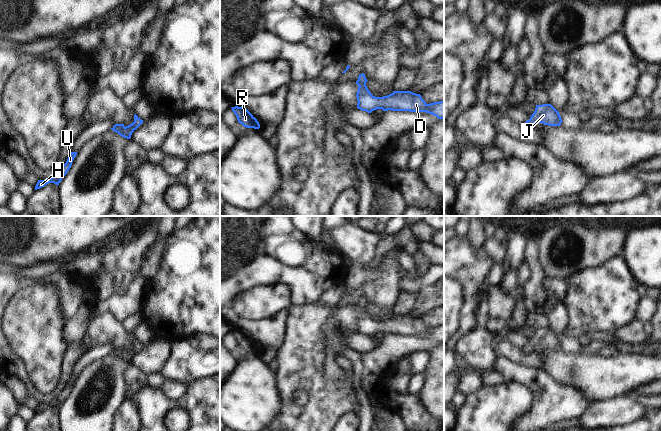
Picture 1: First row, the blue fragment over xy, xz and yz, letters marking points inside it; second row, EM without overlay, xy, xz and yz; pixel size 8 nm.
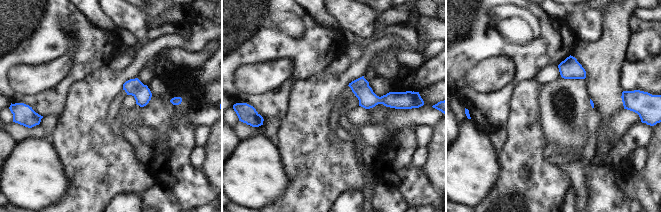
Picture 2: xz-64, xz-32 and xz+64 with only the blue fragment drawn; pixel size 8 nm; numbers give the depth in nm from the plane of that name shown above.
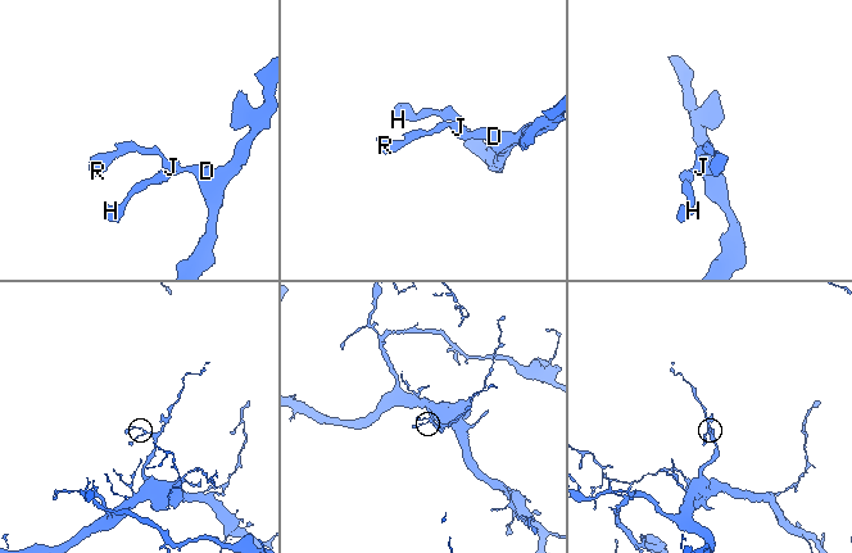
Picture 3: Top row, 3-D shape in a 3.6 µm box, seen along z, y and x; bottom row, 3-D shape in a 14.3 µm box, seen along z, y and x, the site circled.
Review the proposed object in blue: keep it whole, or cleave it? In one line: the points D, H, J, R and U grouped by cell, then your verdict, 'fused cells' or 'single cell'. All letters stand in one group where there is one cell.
D H J R U | single cell

